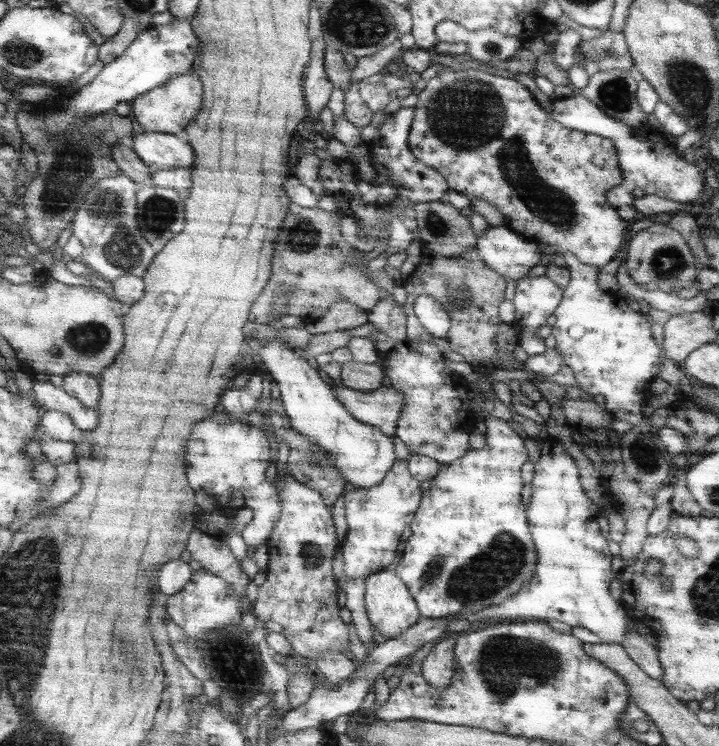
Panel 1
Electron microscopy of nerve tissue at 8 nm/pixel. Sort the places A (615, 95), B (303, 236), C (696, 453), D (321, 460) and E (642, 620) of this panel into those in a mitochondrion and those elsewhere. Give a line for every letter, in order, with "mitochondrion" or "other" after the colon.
A: mitochondrion
B: mitochondrion
C: other
D: mitochondrion
E: other

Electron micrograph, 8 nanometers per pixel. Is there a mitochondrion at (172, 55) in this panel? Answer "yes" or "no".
no

